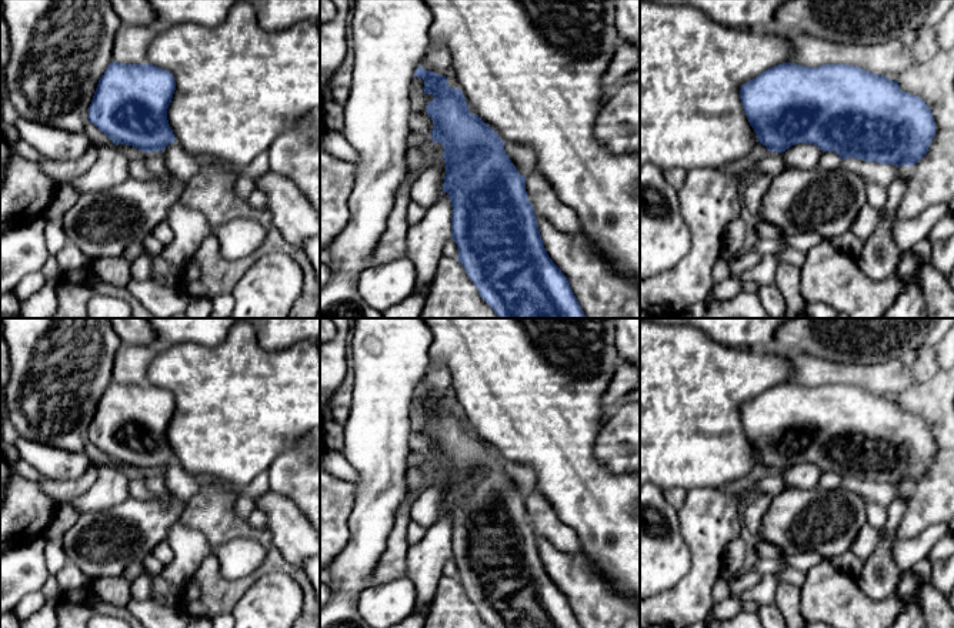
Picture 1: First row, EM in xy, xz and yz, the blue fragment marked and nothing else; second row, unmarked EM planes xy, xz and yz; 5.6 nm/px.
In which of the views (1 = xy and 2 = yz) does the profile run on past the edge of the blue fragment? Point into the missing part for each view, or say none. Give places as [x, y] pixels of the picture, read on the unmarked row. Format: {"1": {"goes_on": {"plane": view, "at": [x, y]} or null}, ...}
{"1": {"goes_on": null}, "2": {"goes_on": null}}

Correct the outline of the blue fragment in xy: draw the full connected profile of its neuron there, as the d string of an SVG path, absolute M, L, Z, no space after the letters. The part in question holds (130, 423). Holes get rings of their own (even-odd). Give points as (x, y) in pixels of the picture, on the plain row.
M111 381L99 400L89 441L116 465L163 471L176 461L167 440L174 410L174 397L167 390Z

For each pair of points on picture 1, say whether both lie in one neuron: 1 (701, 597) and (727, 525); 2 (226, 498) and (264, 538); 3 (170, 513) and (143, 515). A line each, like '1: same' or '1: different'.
1: same
2: same
3: same

